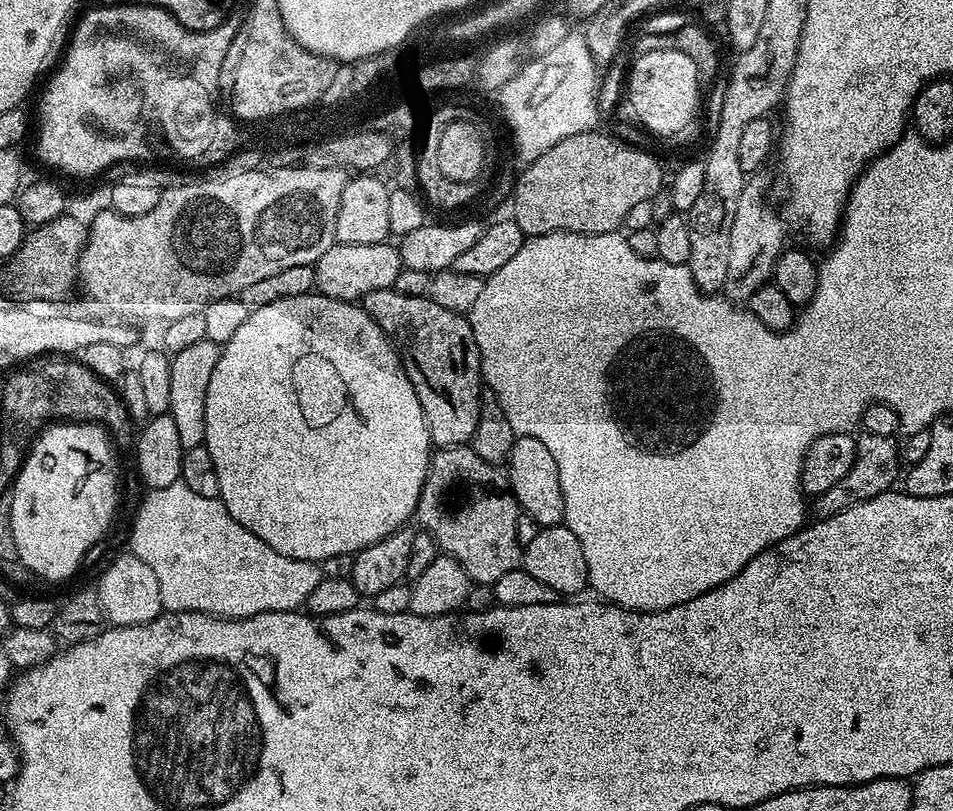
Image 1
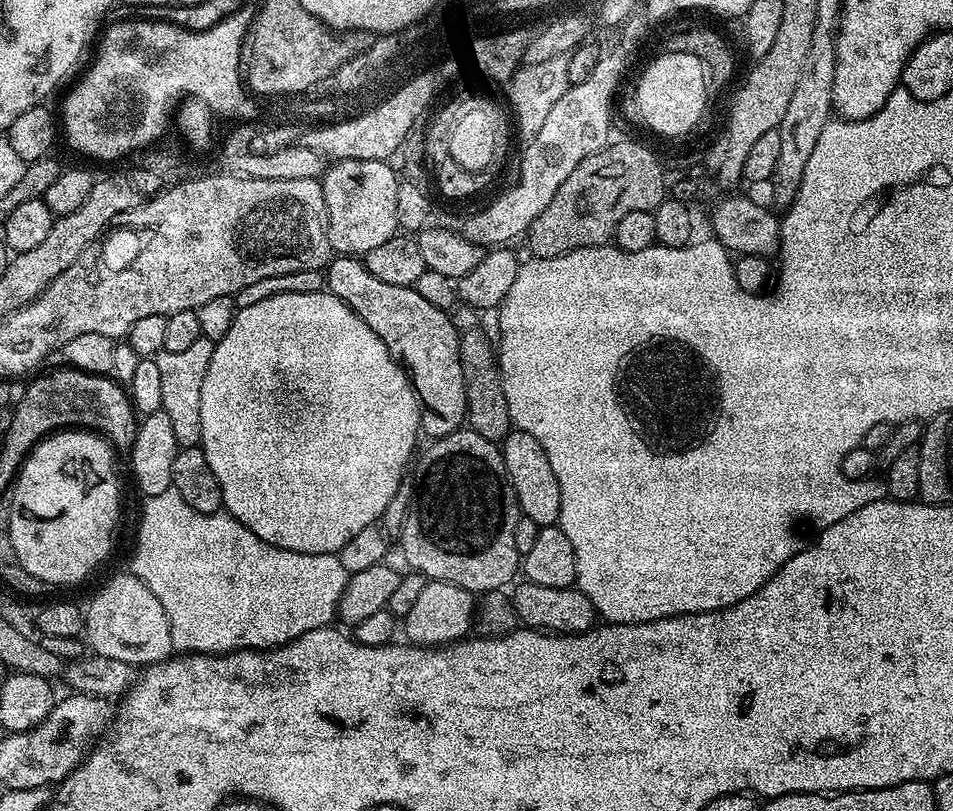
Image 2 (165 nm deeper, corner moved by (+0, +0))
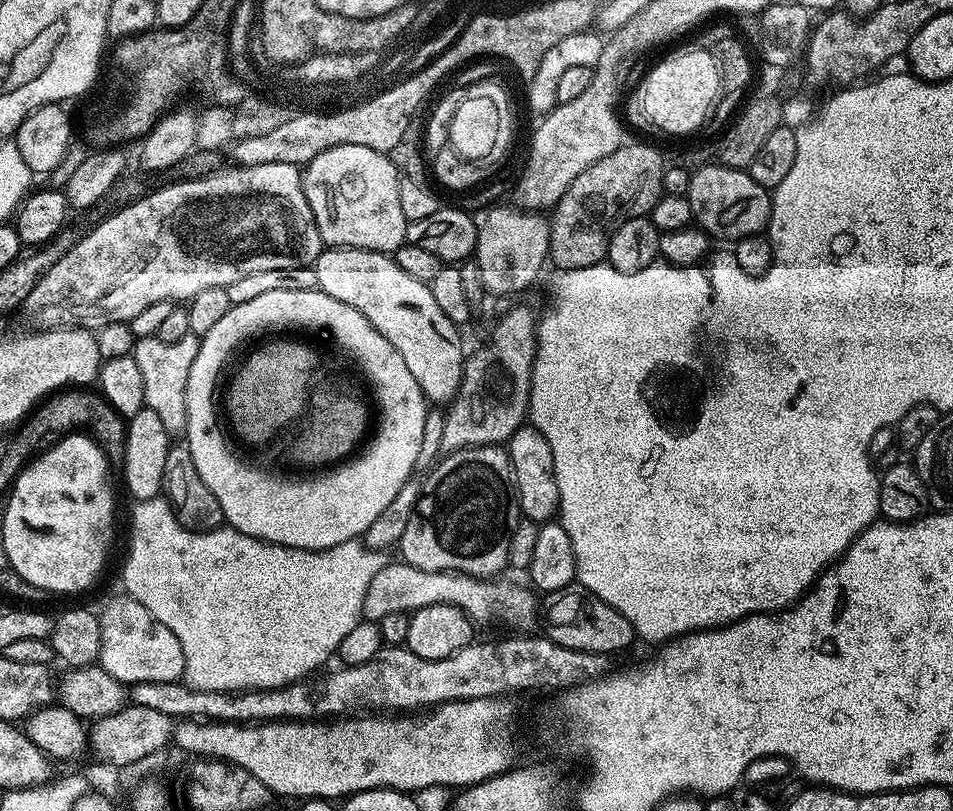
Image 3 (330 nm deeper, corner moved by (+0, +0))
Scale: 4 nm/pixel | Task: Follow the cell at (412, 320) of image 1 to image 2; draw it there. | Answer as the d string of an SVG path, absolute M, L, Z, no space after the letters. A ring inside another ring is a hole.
M337 255L329 259L326 265L326 288L332 295L337 296L390 350L393 358L400 361L405 372L408 373L412 387L415 388L417 396L423 407L420 410L420 426L423 435L428 438L439 438L448 436L462 427L468 414L468 403L466 402L466 386L464 385L462 362L459 361L459 335L457 334L448 312L438 310L438 306L430 306L422 294L416 292L415 287L390 286L390 282L382 282L382 278L374 278L370 270L366 270L363 259L354 256Z

